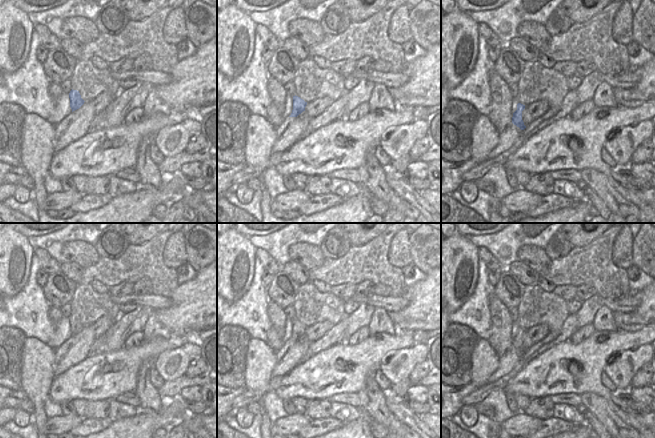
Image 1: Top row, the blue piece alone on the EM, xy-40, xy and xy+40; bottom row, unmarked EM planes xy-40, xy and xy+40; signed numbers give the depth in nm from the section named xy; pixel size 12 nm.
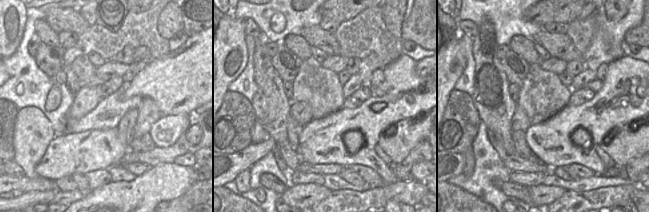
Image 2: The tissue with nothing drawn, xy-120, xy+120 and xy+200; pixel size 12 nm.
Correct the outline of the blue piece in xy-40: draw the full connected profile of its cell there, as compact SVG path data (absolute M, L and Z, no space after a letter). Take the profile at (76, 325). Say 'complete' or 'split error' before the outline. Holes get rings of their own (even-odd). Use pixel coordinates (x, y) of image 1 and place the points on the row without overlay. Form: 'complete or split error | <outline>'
complete | M72 313L69 317L69 322L70 322L70 331L72 333L72 336L79 333L85 326L81 322L81 319L77 314Z

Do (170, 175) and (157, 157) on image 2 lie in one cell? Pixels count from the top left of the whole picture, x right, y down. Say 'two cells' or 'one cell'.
two cells

